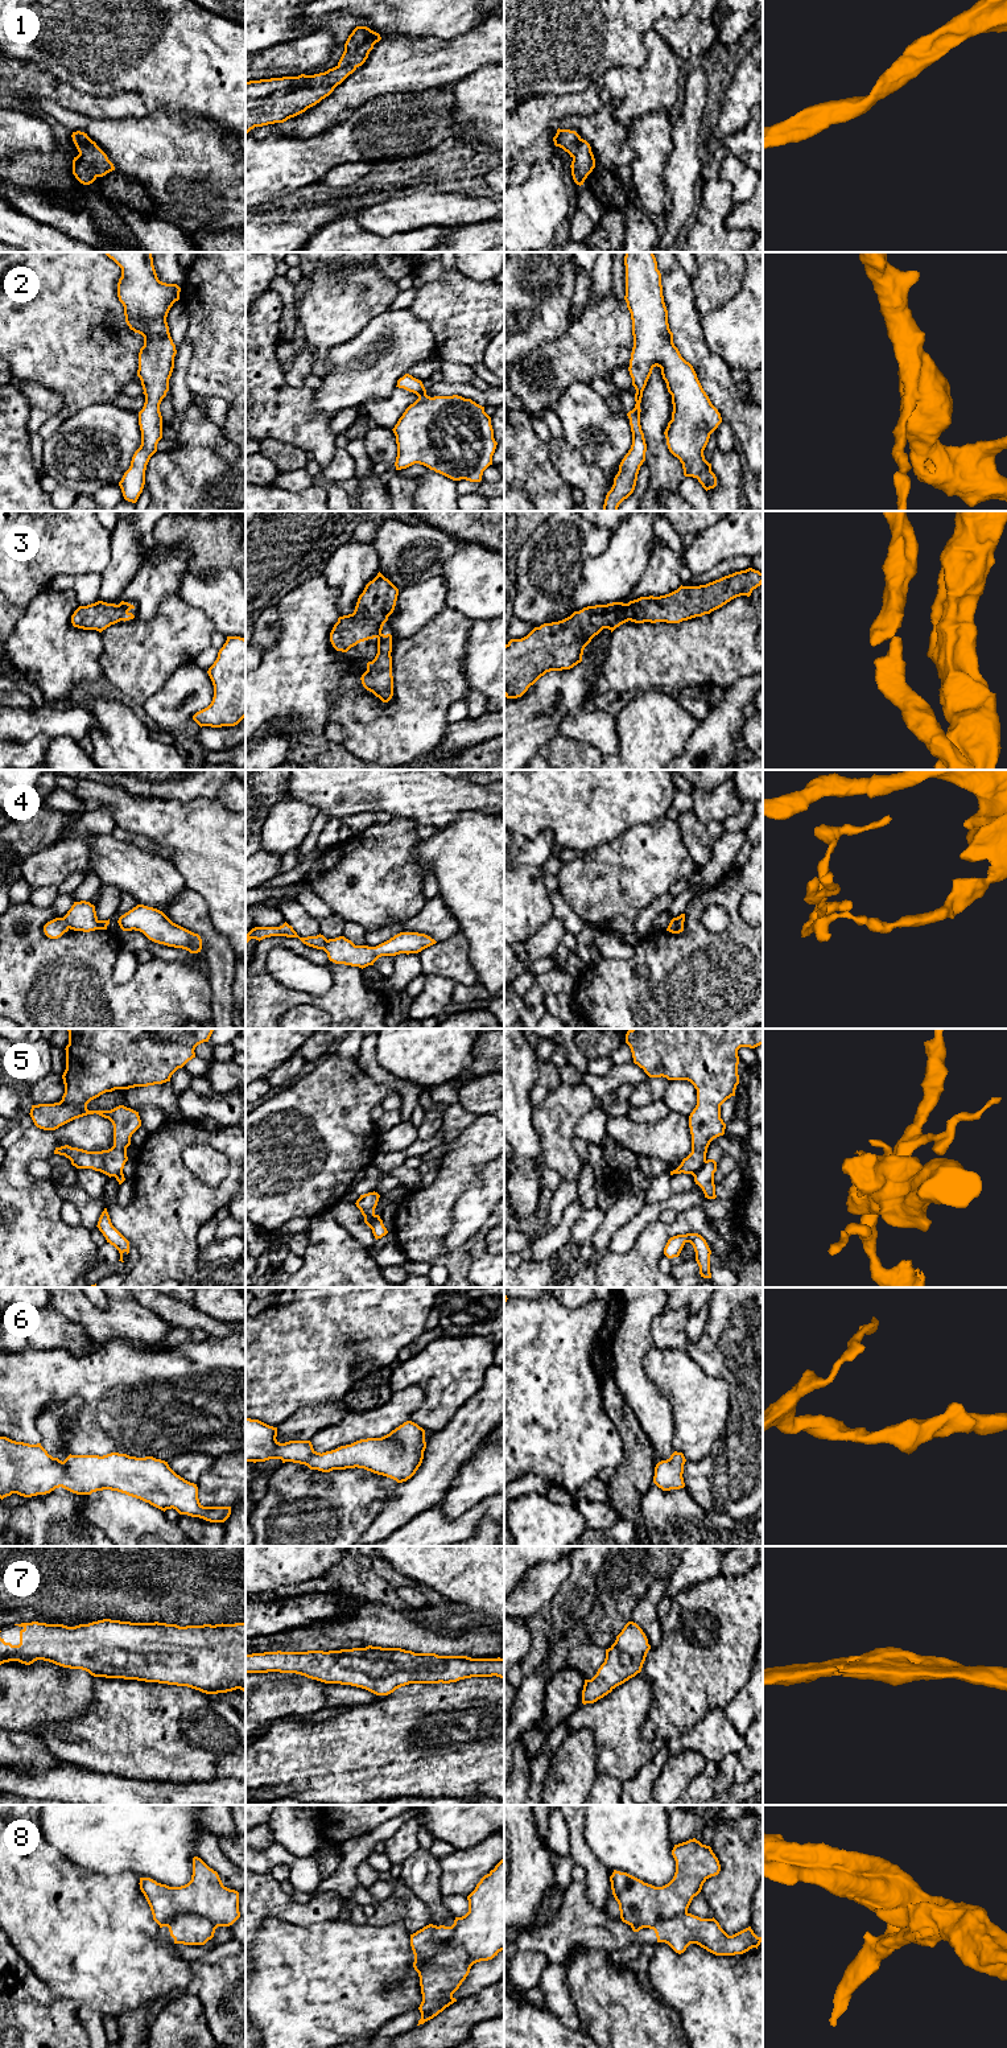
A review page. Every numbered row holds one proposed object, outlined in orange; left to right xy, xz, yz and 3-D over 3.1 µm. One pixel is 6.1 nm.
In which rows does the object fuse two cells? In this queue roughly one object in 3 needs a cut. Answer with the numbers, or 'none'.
4, 5, 8

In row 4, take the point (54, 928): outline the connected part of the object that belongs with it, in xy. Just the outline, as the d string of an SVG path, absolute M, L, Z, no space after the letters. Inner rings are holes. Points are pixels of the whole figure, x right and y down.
M55 918L44 926L44 932L50 939L58 939L69 931L69 926L63 918Z

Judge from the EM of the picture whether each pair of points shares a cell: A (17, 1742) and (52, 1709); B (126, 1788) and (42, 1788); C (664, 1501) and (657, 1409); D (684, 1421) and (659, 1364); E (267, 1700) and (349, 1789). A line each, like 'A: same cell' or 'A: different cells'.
A: different cells
B: same cell
C: different cells
D: same cell
E: different cells

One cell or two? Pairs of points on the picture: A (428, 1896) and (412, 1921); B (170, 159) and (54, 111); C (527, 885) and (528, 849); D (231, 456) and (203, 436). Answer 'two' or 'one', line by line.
A: two
B: one
C: two
D: one

